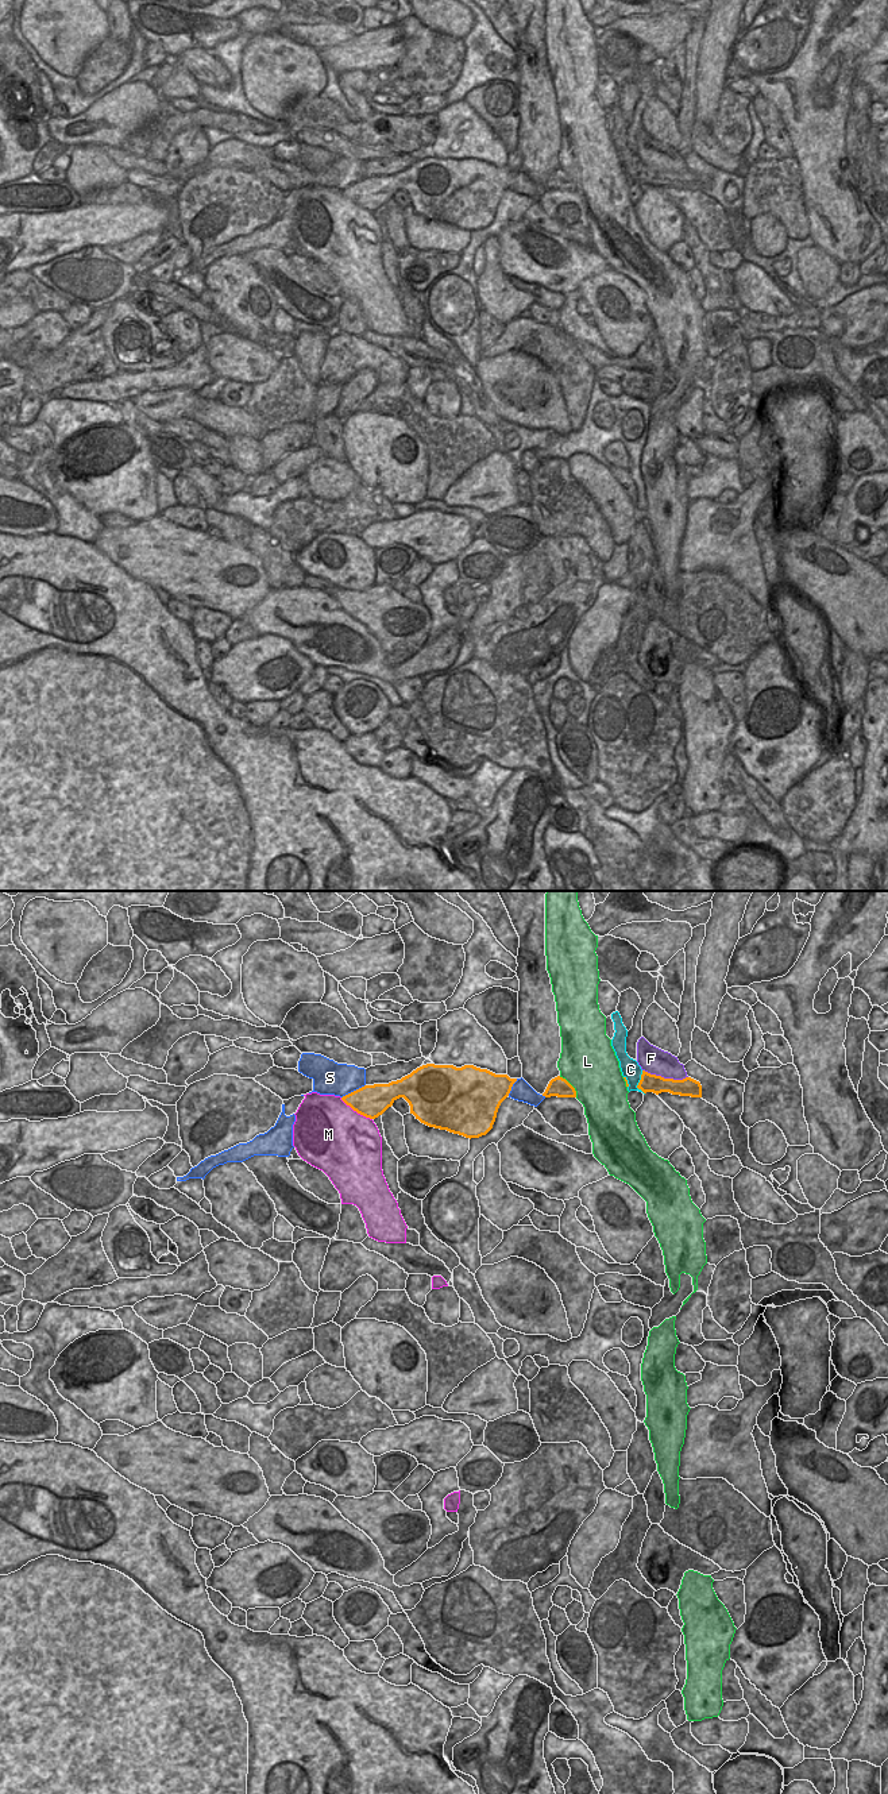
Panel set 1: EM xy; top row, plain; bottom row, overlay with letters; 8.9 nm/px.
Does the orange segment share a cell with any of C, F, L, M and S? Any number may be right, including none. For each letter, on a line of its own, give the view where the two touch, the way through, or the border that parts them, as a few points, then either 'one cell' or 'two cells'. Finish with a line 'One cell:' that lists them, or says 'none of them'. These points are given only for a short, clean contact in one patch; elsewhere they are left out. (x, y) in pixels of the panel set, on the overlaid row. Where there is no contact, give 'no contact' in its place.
C: xy | along xy (641, 1071), (637, 1087), (644, 1094) | two cells
F: xy | along xy (643, 1069), (664, 1077), (687, 1077) | two cells
L: xy | two cells
M: xy | two cells
S: xy | two cells
One cell: none of them

